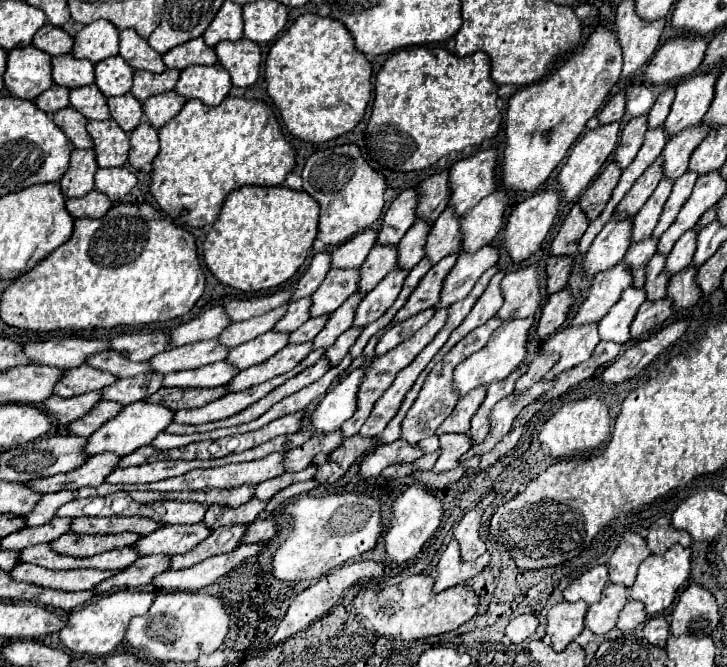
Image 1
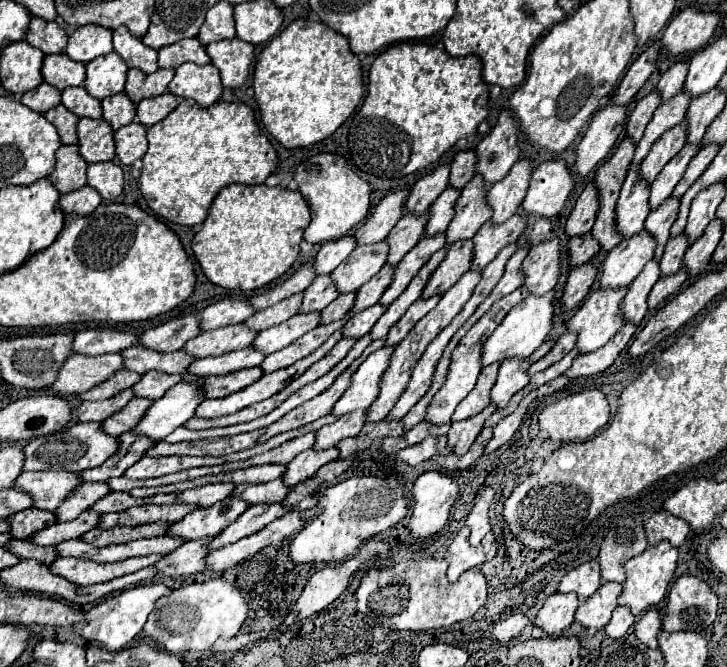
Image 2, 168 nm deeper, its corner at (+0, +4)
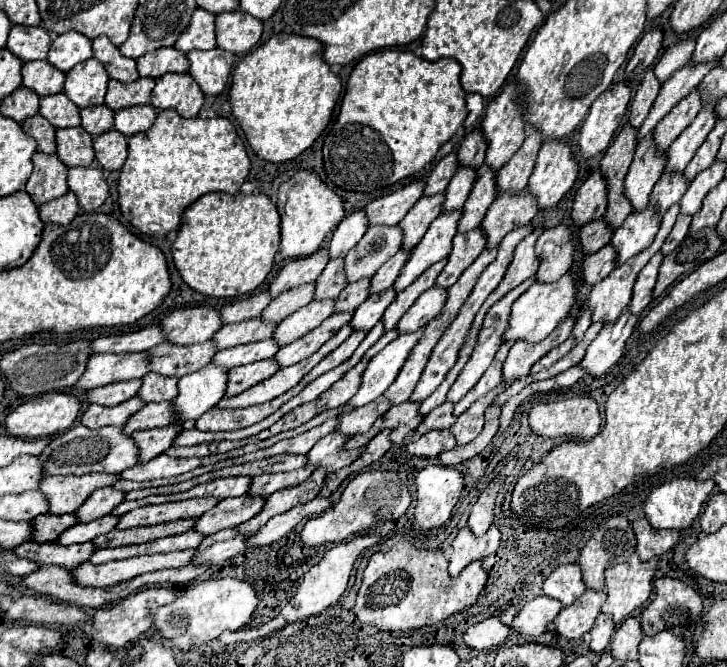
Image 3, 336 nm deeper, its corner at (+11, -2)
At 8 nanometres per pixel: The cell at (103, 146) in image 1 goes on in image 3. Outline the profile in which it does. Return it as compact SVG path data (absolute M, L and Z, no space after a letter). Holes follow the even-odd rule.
M81 126L77 128L61 128L57 130L57 158L67 166L91 166L93 138Z

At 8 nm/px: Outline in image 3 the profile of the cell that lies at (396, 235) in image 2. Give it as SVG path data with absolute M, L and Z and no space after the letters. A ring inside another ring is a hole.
M445 192L435 194L435 196L423 196L419 202L407 212L407 216L401 220L403 228L403 248L409 250L411 246L417 246L427 232L429 224L443 212L441 206L445 202Z

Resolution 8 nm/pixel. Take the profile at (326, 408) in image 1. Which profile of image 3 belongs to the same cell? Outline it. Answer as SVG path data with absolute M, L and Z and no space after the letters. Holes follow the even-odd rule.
M423 328L415 330L411 334L401 334L397 340L387 344L367 366L363 374L363 382L359 392L349 400L351 406L365 406L373 402L377 396L381 396L397 378L401 372L401 366L405 364L405 358L409 358L409 350L421 340Z

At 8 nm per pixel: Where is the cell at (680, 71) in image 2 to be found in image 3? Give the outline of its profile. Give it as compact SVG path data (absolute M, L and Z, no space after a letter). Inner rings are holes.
M685 38L679 40L677 44L673 44L671 48L665 50L665 54L661 56L661 60L655 64L655 74L659 82L665 82L675 70L679 70L693 54L693 46L695 46L695 38Z

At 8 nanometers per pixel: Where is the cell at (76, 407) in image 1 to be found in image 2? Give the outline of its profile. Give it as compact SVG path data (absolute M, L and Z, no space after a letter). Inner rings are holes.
M130 390L118 392L116 396L108 400L96 400L96 402L82 402L78 408L78 420L80 422L102 422L108 416L112 416L116 410L120 410L134 394Z

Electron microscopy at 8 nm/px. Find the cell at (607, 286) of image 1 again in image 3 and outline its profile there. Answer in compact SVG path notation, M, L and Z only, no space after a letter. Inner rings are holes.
M647 206L645 210L641 210L641 214L631 212L629 218L615 230L611 238L611 246L615 246L617 250L617 266L621 266L629 258L645 250L653 242L659 230L659 224L661 224L661 218L653 214L653 206Z

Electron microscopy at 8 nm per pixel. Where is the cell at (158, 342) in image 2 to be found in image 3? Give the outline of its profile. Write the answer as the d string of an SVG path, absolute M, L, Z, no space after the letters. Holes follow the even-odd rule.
M193 306L193 308L179 308L171 312L163 320L163 330L167 336L167 342L189 346L189 344L201 344L217 330L221 330L221 314L219 310L211 306Z

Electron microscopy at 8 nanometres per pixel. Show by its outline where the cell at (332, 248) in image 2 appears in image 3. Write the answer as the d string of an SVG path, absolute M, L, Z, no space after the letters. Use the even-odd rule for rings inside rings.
M359 208L353 214L345 216L339 222L339 226L335 228L333 238L329 242L331 258L345 256L363 238L367 228L369 228L369 220L367 220L367 214L365 214L365 208Z

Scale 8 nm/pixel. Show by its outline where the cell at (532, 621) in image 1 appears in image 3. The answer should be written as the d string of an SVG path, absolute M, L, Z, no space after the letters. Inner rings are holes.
M491 616L467 628L467 632L463 634L463 642L473 650L491 650L499 646L507 638L507 634L509 634L509 626L501 624L497 616Z

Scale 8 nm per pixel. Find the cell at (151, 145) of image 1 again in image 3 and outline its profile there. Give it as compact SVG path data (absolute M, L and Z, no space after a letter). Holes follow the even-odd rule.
M107 130L93 140L93 150L103 170L119 170L127 158L127 138L117 130Z

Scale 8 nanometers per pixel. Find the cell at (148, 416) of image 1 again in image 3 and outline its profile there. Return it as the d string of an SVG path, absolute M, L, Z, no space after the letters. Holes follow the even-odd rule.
M205 366L193 374L185 374L181 380L179 380L179 396L175 398L175 408L177 408L177 416L179 416L179 422L175 424L181 424L185 420L197 420L201 414L205 414L207 410L211 410L213 406L219 404L219 400L225 396L225 374L229 374L229 370L223 370L223 366Z

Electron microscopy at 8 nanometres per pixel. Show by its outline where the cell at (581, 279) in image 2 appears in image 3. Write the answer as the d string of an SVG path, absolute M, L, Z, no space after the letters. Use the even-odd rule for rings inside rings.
M603 246L595 254L587 256L583 264L583 274L587 284L597 284L601 282L609 272L617 268L617 254L613 254L613 246Z

